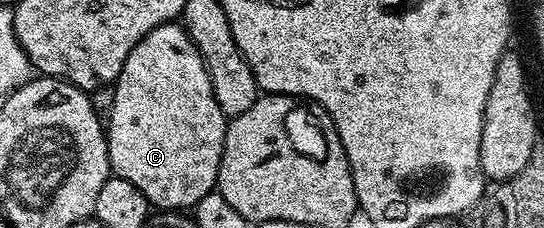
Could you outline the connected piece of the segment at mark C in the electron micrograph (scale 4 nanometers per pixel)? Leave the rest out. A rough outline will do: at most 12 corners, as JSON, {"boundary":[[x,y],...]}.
{"boundary":[[172,21],[125,57],[114,178],[152,208],[219,182],[229,119]]}

